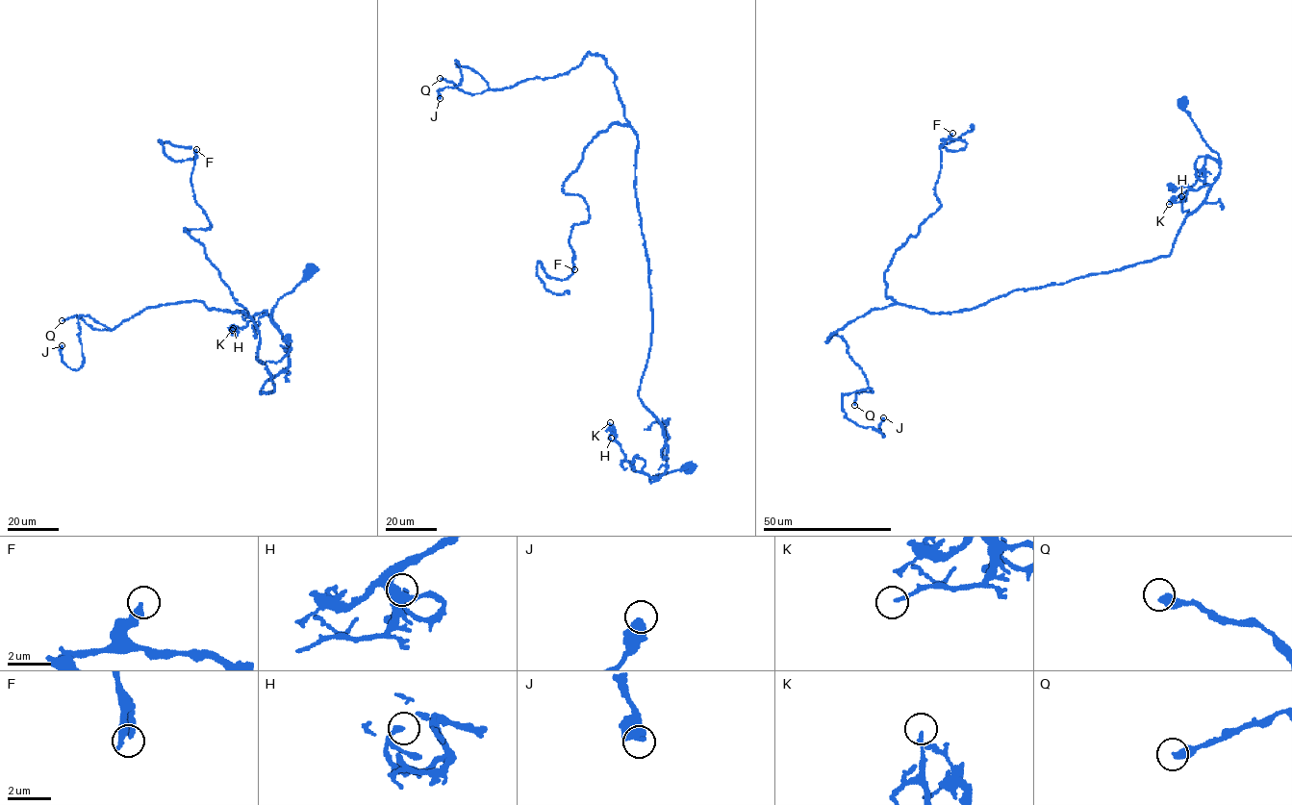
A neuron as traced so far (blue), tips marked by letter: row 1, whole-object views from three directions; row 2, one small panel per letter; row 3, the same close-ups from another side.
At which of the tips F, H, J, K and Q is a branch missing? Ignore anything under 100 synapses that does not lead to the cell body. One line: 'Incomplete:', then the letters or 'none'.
Incomplete: none

